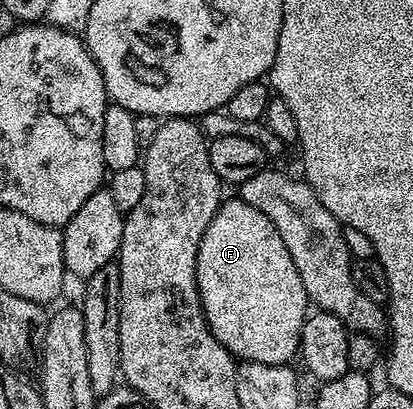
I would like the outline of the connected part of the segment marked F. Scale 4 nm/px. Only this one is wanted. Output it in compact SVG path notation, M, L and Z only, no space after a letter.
M238 197L225 198L210 225L206 225L206 233L202 233L196 280L206 321L214 337L218 337L233 357L245 363L262 365L291 364L292 358L297 358L302 325L310 314L308 294L306 285L302 285L302 277L298 277L298 265L294 265L290 249L286 249L286 241L282 241L278 229L266 213L258 213L254 205L248 205Z

